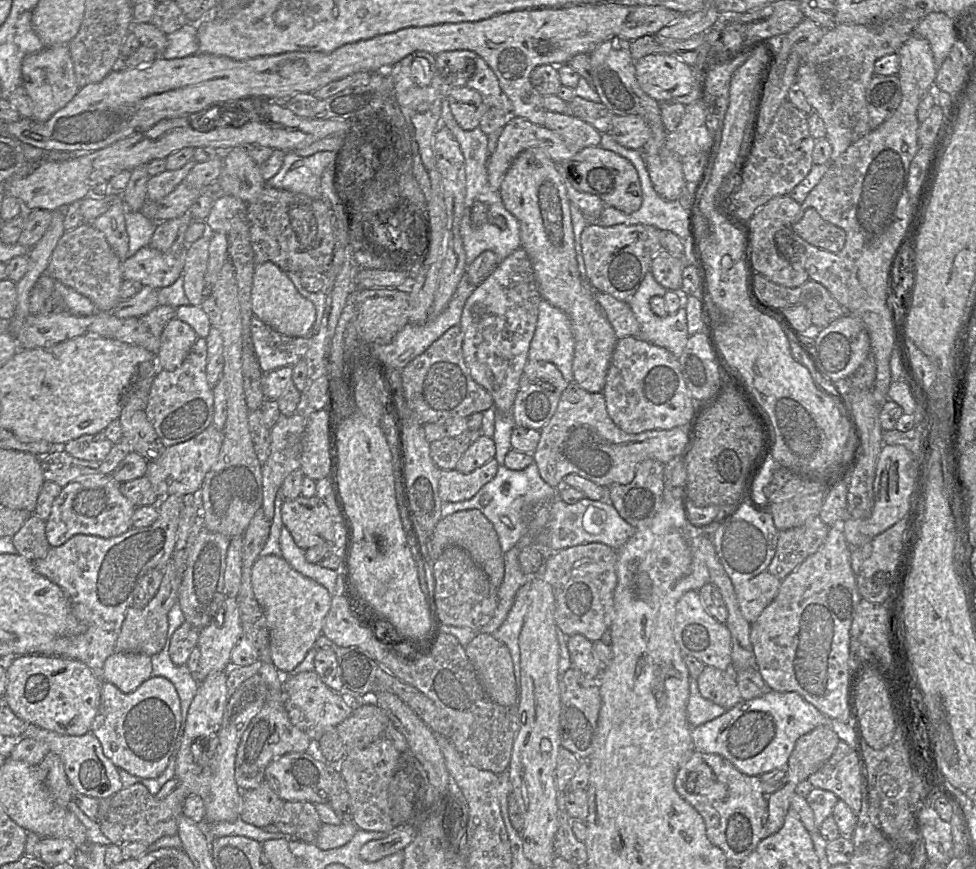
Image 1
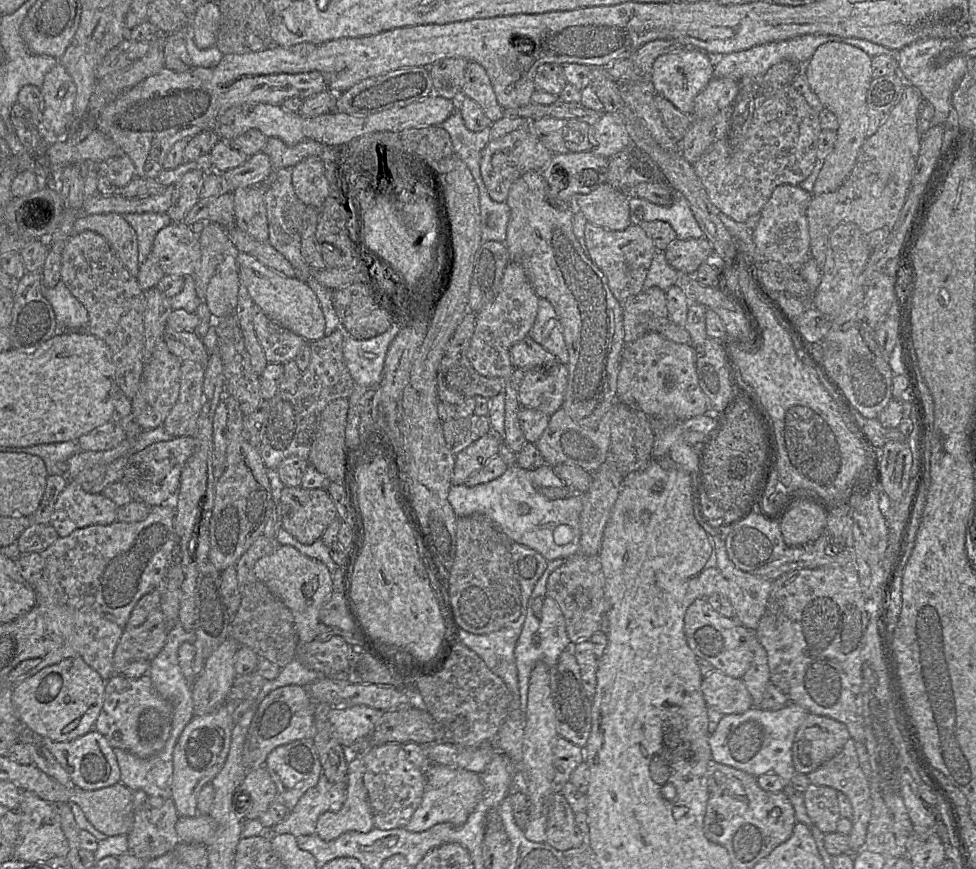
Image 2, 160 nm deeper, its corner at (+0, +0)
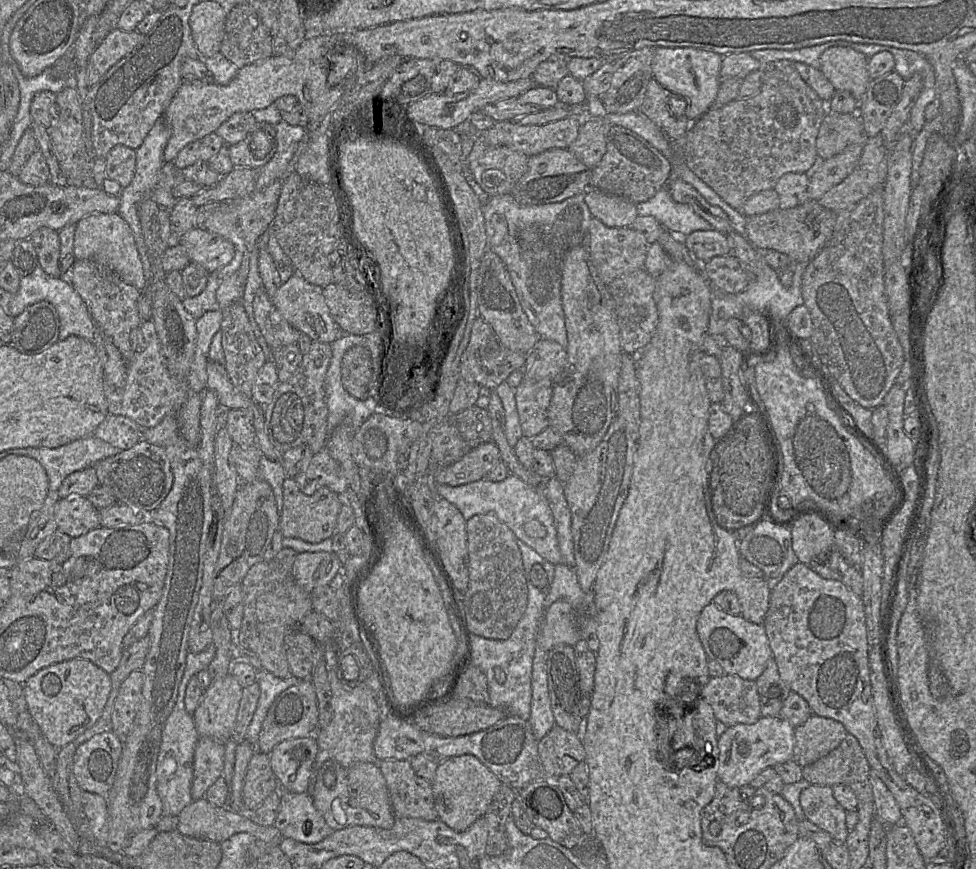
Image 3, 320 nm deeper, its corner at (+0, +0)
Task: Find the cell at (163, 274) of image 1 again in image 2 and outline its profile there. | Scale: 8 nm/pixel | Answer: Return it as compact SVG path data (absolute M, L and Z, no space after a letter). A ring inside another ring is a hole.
M169 223L155 236L151 255L158 259L166 275L192 276L201 257L198 235L194 234L191 229L183 223Z

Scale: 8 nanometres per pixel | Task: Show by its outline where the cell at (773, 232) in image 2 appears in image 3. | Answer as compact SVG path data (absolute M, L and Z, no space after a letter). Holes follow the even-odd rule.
M805 173L782 175L773 188L779 196L779 208L794 208L810 200L807 192L809 180Z

